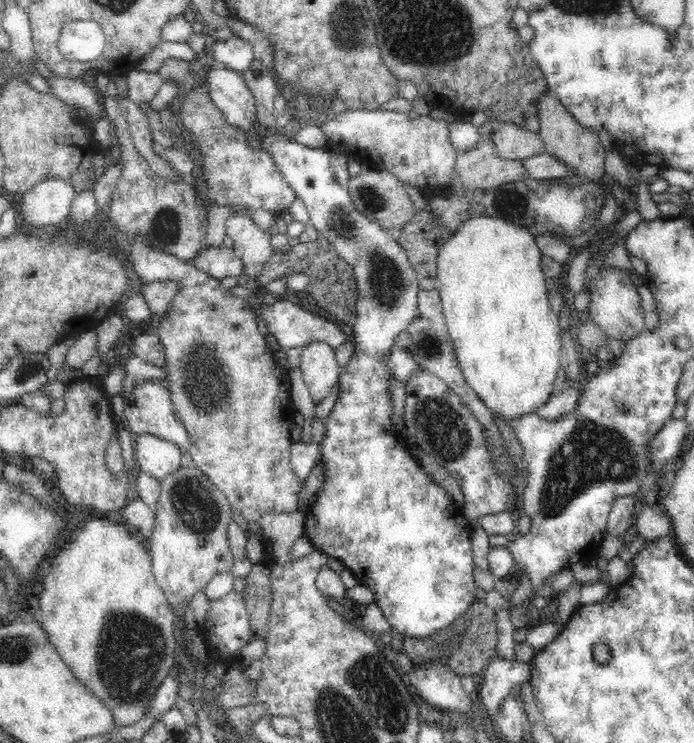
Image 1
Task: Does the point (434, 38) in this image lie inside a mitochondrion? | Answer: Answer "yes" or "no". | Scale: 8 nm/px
yes

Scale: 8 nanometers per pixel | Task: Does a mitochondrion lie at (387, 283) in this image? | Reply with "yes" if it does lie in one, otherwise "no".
yes

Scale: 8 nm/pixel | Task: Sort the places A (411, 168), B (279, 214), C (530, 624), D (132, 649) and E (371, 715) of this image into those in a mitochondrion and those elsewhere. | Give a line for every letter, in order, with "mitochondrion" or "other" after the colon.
A: other
B: other
C: other
D: mitochondrion
E: mitochondrion

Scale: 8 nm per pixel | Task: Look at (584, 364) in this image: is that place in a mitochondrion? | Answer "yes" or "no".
no

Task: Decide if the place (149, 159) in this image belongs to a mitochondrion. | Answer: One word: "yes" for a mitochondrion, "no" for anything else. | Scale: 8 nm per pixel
no

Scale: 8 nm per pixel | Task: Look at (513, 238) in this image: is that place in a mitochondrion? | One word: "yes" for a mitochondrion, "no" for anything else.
no

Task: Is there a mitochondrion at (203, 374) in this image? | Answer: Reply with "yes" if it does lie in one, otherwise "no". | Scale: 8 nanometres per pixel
yes

